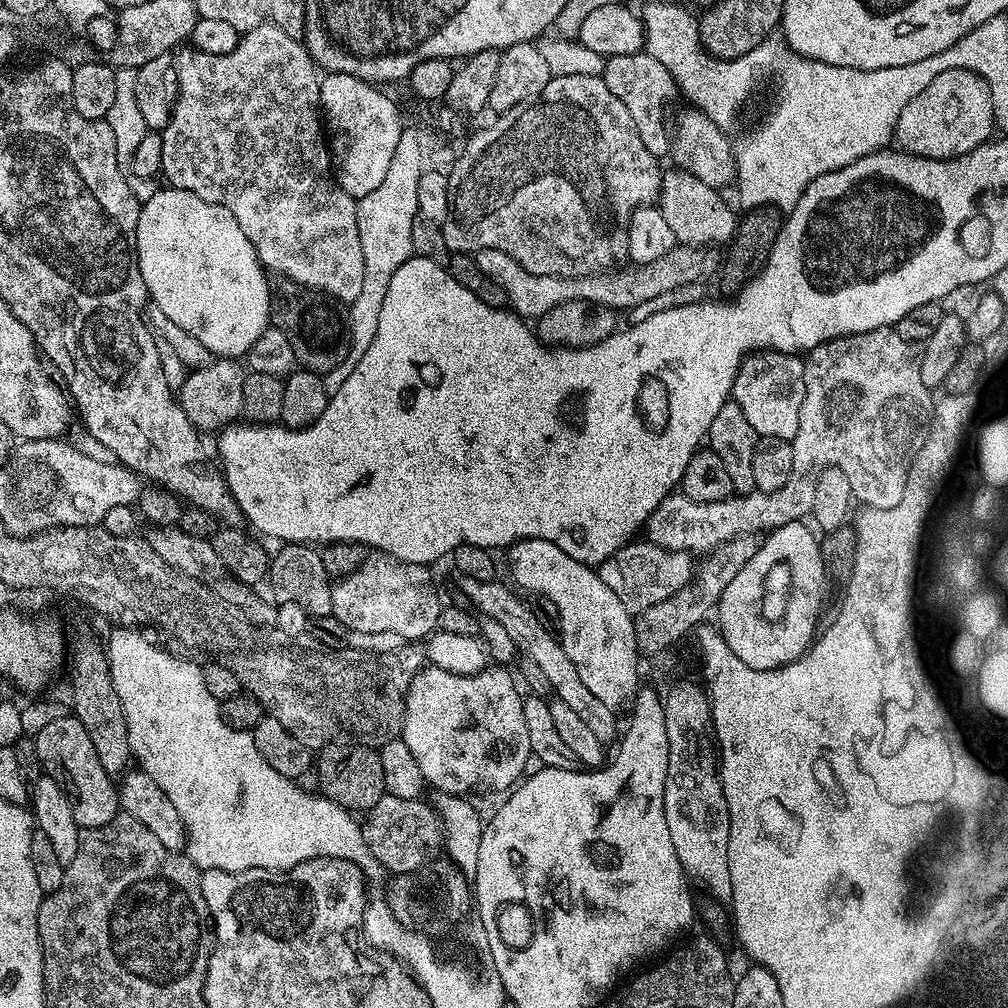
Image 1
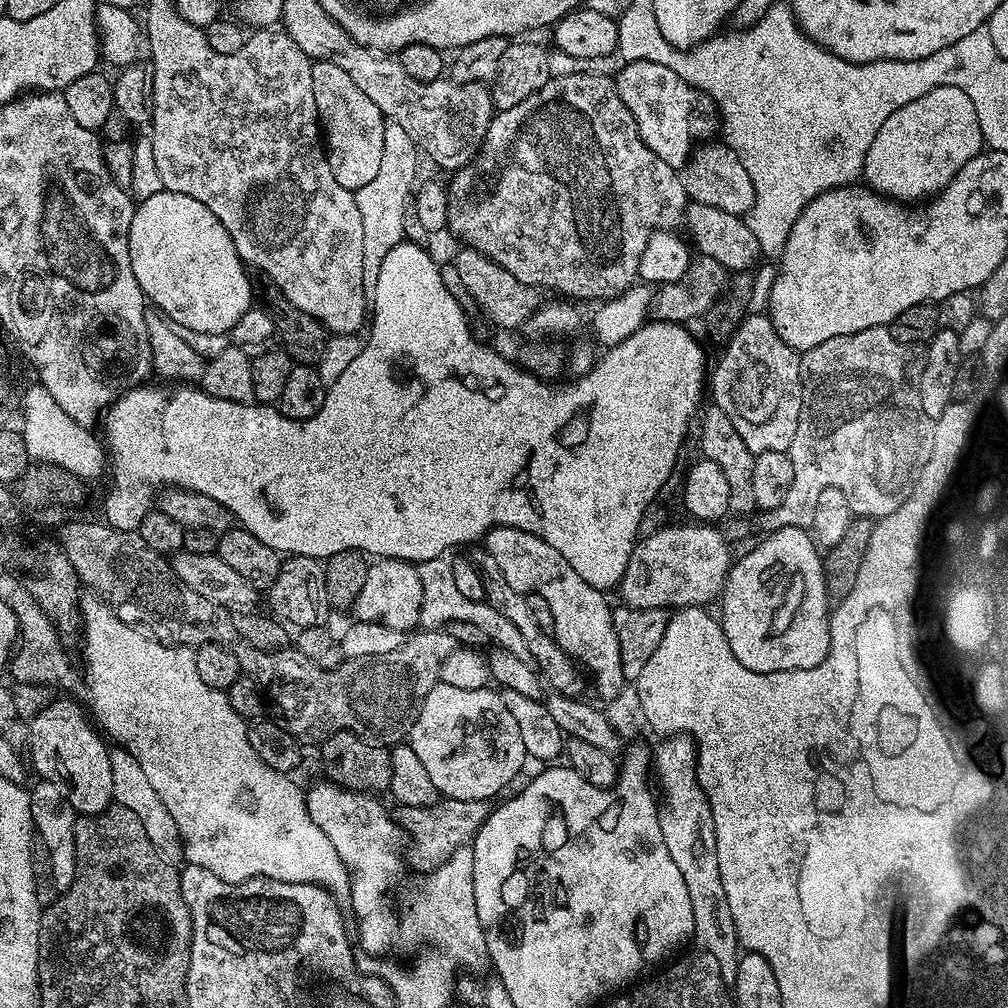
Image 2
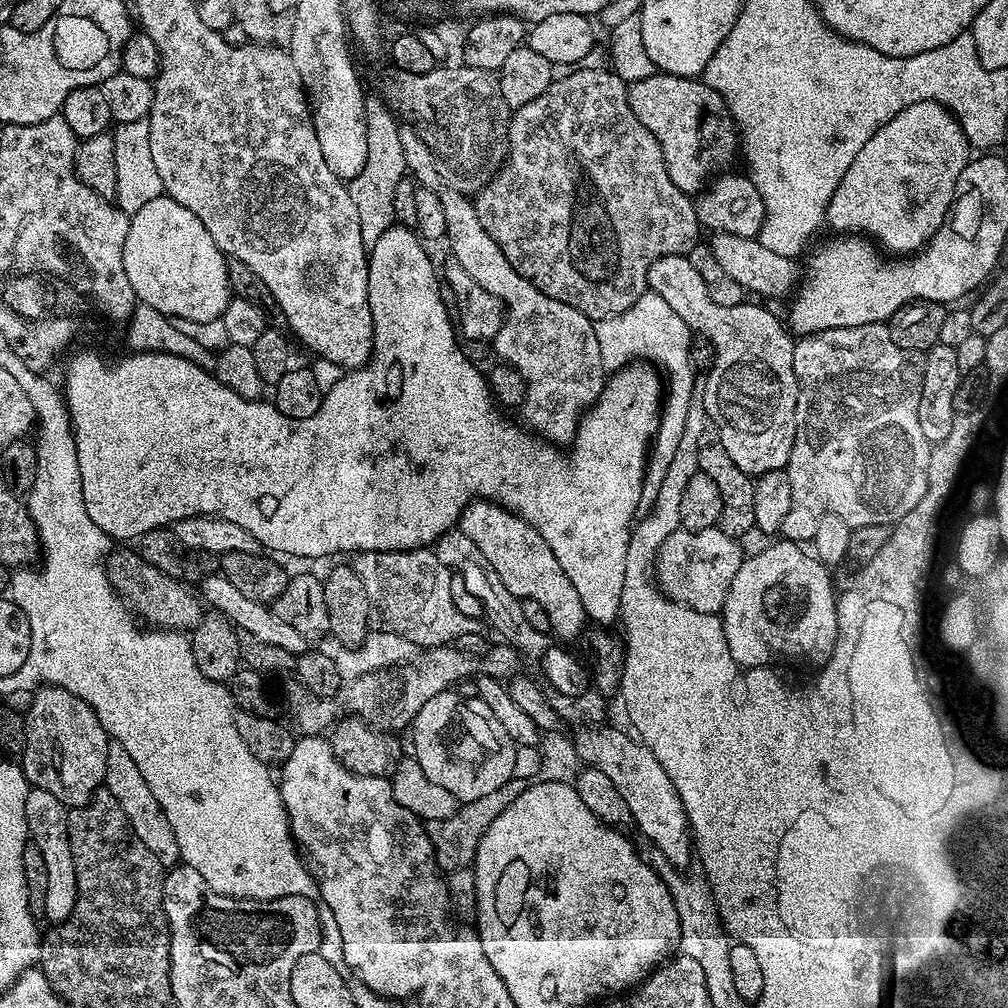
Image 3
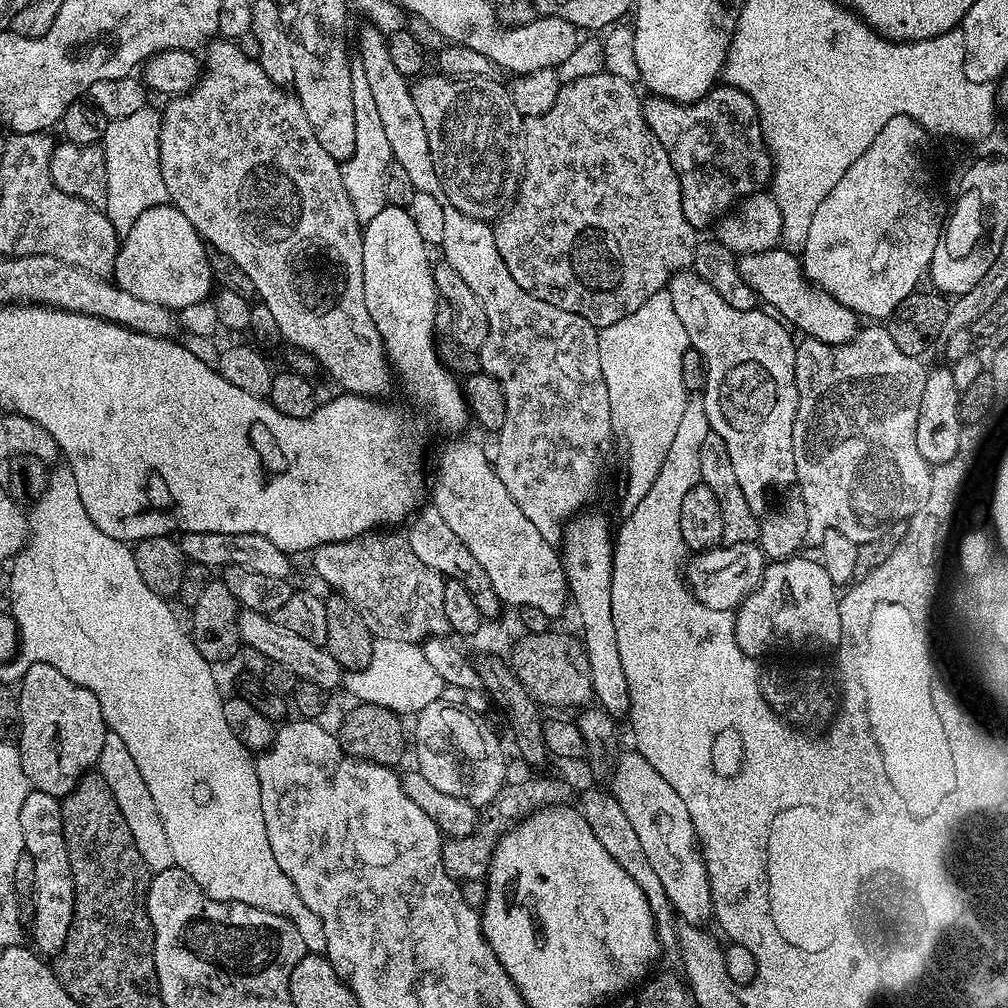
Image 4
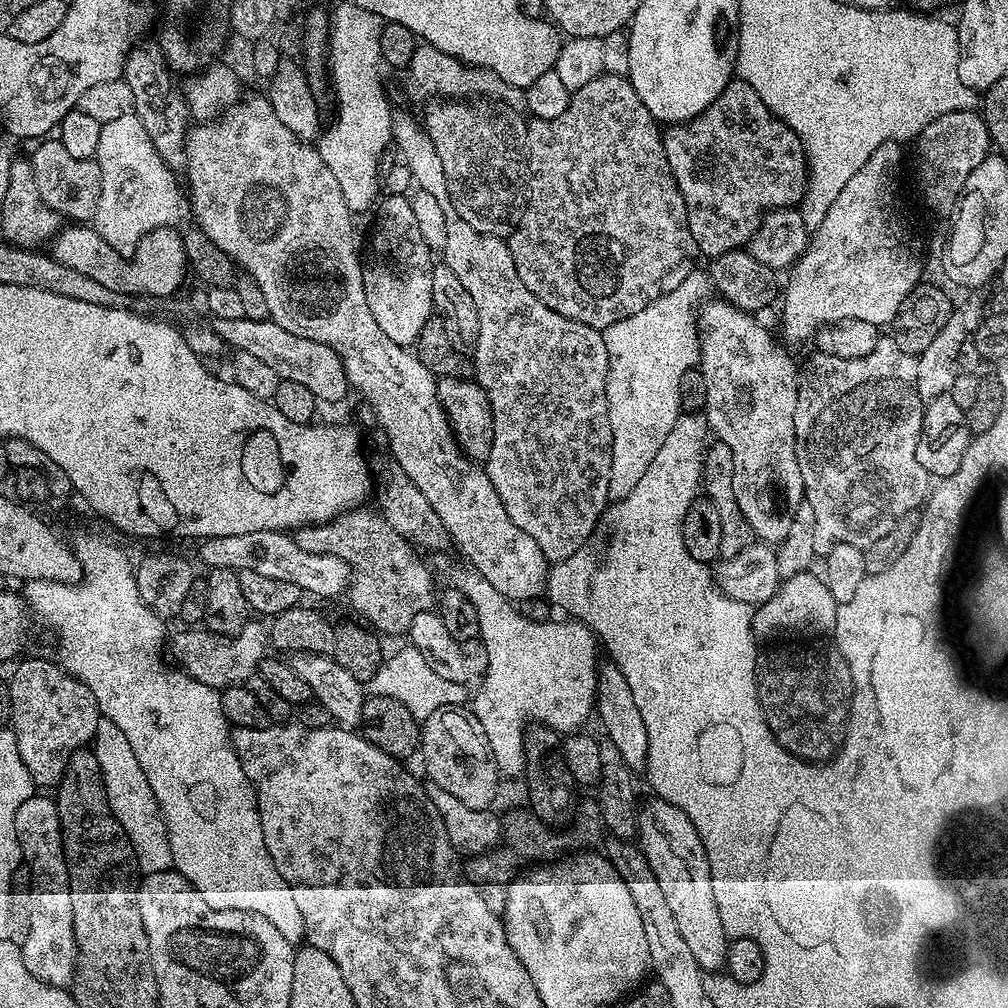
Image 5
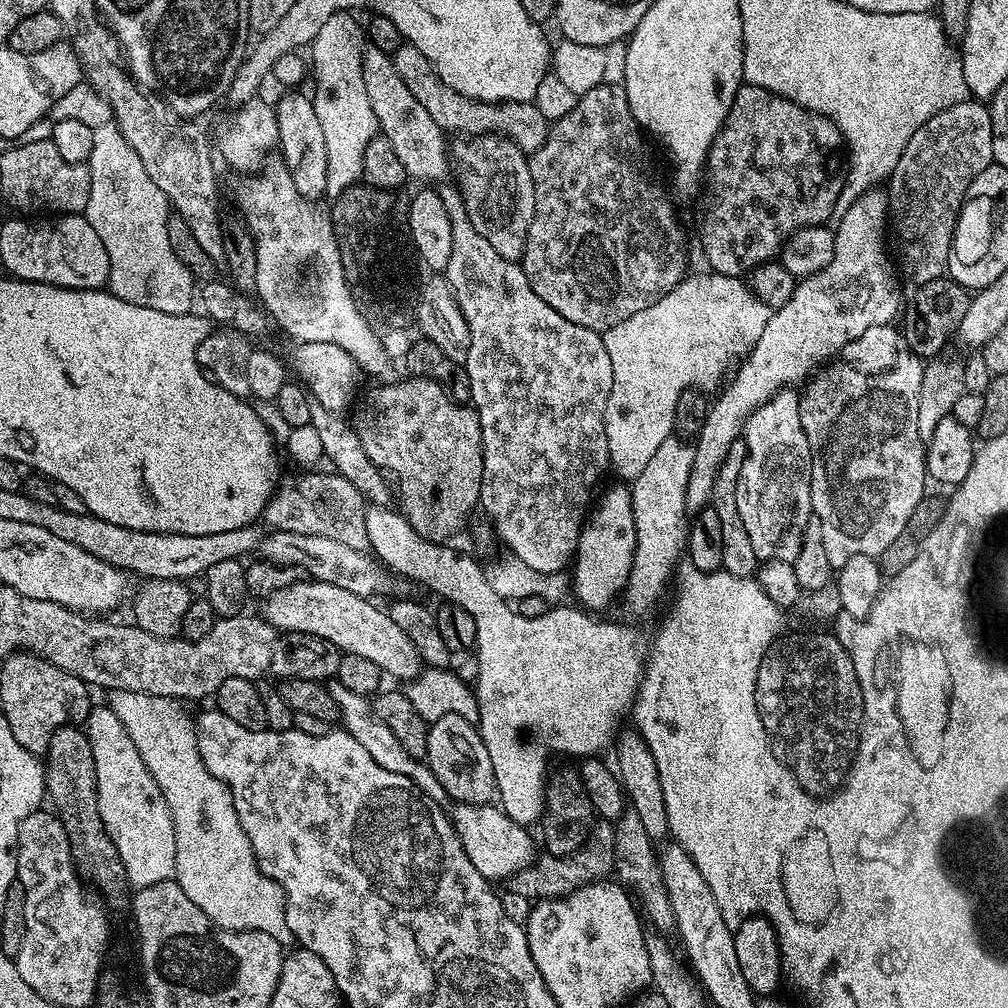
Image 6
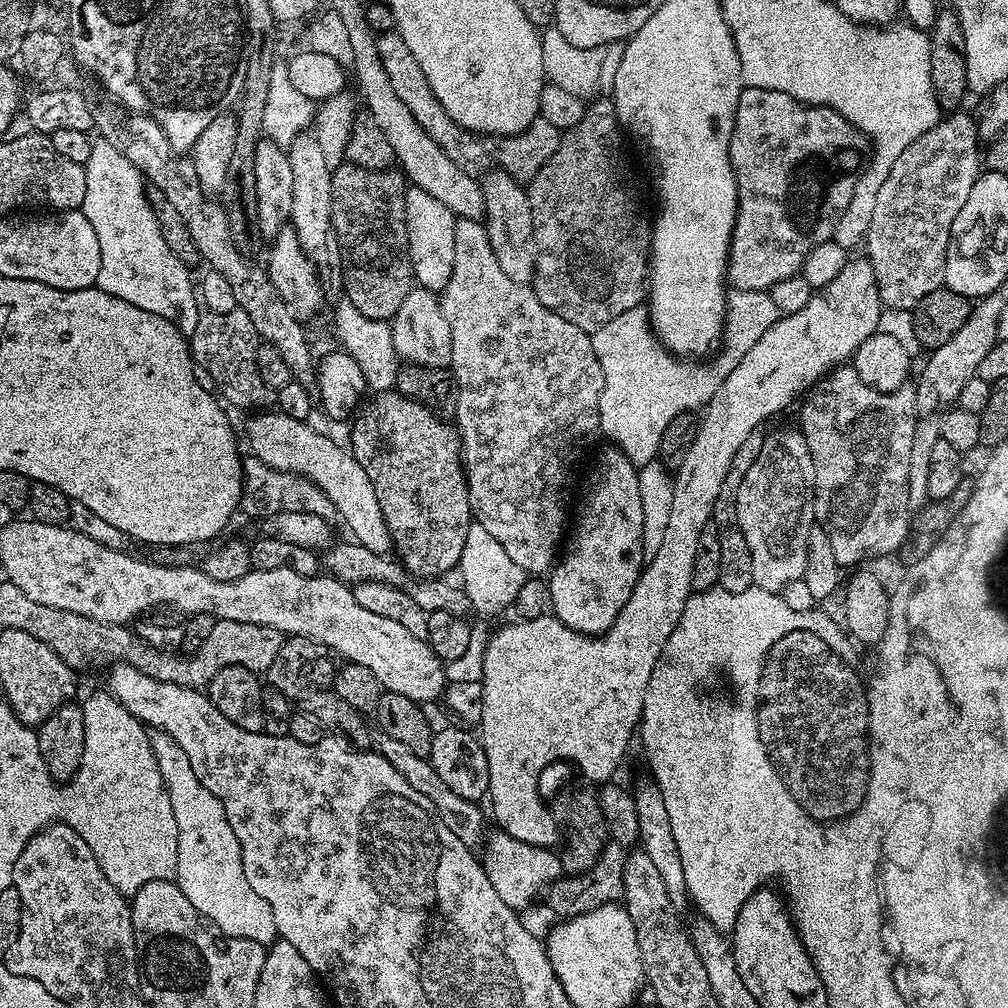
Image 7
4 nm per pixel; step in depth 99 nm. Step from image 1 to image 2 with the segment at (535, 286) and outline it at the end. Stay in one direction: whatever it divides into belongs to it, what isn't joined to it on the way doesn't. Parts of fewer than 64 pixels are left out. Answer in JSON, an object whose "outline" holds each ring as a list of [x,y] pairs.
{"outline":[[[461,247],[461,252],[454,257],[454,263],[458,270],[458,278],[462,278],[462,286],[465,293],[471,298],[494,323],[500,328],[521,328],[527,325],[530,317],[542,307],[541,289],[532,284],[518,282],[510,270],[495,264],[493,260],[476,248]]]}

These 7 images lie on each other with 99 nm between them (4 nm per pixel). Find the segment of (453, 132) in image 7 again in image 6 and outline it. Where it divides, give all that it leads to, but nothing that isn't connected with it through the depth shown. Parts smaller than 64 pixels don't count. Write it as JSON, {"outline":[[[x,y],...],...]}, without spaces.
{"outline":[[[403,43],[392,56],[394,66],[398,66],[398,74],[402,74],[402,82],[406,82],[410,94],[422,102],[422,107],[430,113],[430,118],[438,122],[445,133],[460,132],[465,137],[495,134],[507,136],[509,140],[515,140],[516,145],[526,154],[537,152],[544,145],[550,131],[550,121],[538,110],[534,102],[523,100],[506,100],[503,102],[488,103],[482,100],[471,100],[462,94],[458,94],[434,70],[434,66],[413,44]]]}

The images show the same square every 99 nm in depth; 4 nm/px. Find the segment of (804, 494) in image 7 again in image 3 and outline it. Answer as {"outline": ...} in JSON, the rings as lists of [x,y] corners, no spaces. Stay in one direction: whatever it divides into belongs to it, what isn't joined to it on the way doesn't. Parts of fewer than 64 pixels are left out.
{"outline":[[[660,256],[650,268],[648,287],[663,298],[686,322],[686,326],[716,348],[716,361],[706,372],[708,381],[704,384],[704,413],[708,415],[711,427],[720,432],[726,454],[734,458],[734,466],[746,475],[758,478],[779,468],[787,469],[791,450],[795,442],[796,407],[800,387],[794,374],[794,336],[791,331],[771,312],[760,304],[743,305],[742,310],[720,306],[710,298],[704,277],[688,261],[687,256]]]}

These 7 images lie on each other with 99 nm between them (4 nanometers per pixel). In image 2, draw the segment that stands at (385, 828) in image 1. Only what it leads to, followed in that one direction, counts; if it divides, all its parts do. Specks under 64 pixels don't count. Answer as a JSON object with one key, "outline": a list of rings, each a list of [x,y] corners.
{"outline":[[[441,799],[430,806],[400,806],[395,809],[396,823],[404,832],[406,864],[413,873],[433,873],[442,866],[454,850],[471,845],[482,822],[492,813],[493,805],[486,800]]]}

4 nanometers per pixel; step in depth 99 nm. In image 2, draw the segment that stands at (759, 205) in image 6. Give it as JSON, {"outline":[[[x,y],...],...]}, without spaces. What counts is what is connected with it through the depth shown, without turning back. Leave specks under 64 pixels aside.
{"outline":[[[630,60],[623,67],[614,76],[618,98],[622,98],[622,102],[626,102],[626,110],[634,114],[642,142],[646,142],[646,146],[650,146],[650,150],[666,162],[666,166],[683,169],[694,151],[694,145],[711,141],[715,132],[717,135],[722,121],[716,103],[705,92],[698,91],[674,74],[670,66],[649,60]]]}

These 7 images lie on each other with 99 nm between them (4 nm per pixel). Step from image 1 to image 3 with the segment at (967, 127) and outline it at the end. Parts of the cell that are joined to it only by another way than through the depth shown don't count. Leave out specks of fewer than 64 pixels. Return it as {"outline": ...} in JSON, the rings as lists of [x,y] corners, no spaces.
{"outline":[[[933,100],[914,102],[914,106],[906,106],[898,114],[891,116],[876,131],[874,138],[870,138],[870,142],[866,142],[866,146],[862,146],[862,150],[858,150],[858,155],[854,157],[854,162],[850,162],[850,170],[846,170],[846,175],[842,177],[838,190],[834,190],[834,194],[830,198],[826,213],[827,227],[829,224],[833,228],[831,231],[836,234],[863,234],[865,237],[875,241],[888,254],[915,254],[927,245],[936,231],[945,227],[948,214],[952,210],[952,200],[956,197],[956,183],[962,174],[962,170],[967,166],[969,159],[970,145],[966,134],[962,130],[962,126],[956,120],[955,114],[949,108],[944,108]]]}

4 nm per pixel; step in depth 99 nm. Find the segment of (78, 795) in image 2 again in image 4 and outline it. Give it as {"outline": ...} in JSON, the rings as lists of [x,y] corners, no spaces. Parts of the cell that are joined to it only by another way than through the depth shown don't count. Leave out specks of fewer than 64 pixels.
{"outline":[[[38,662],[29,666],[20,677],[18,699],[18,747],[29,785],[42,794],[57,798],[68,796],[76,783],[99,765],[102,746],[109,734],[98,698],[94,698],[86,686],[70,682],[62,670]]]}

